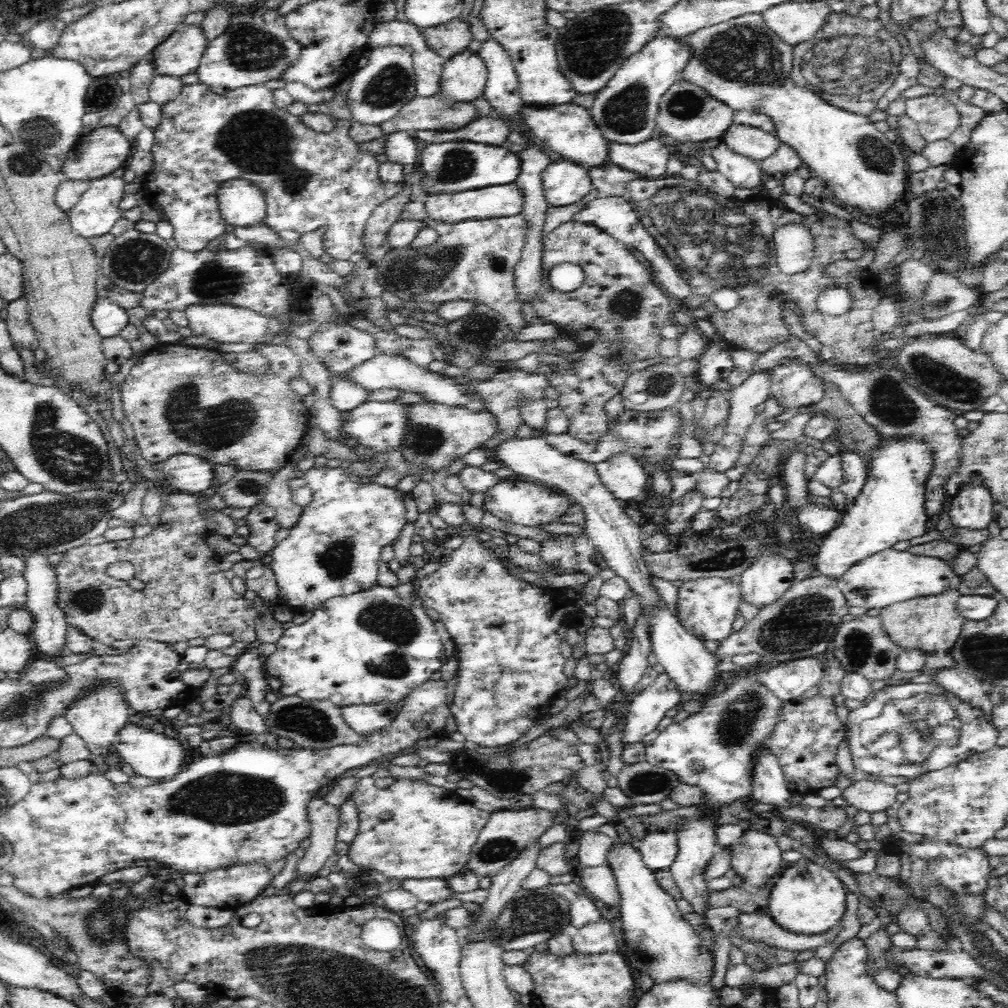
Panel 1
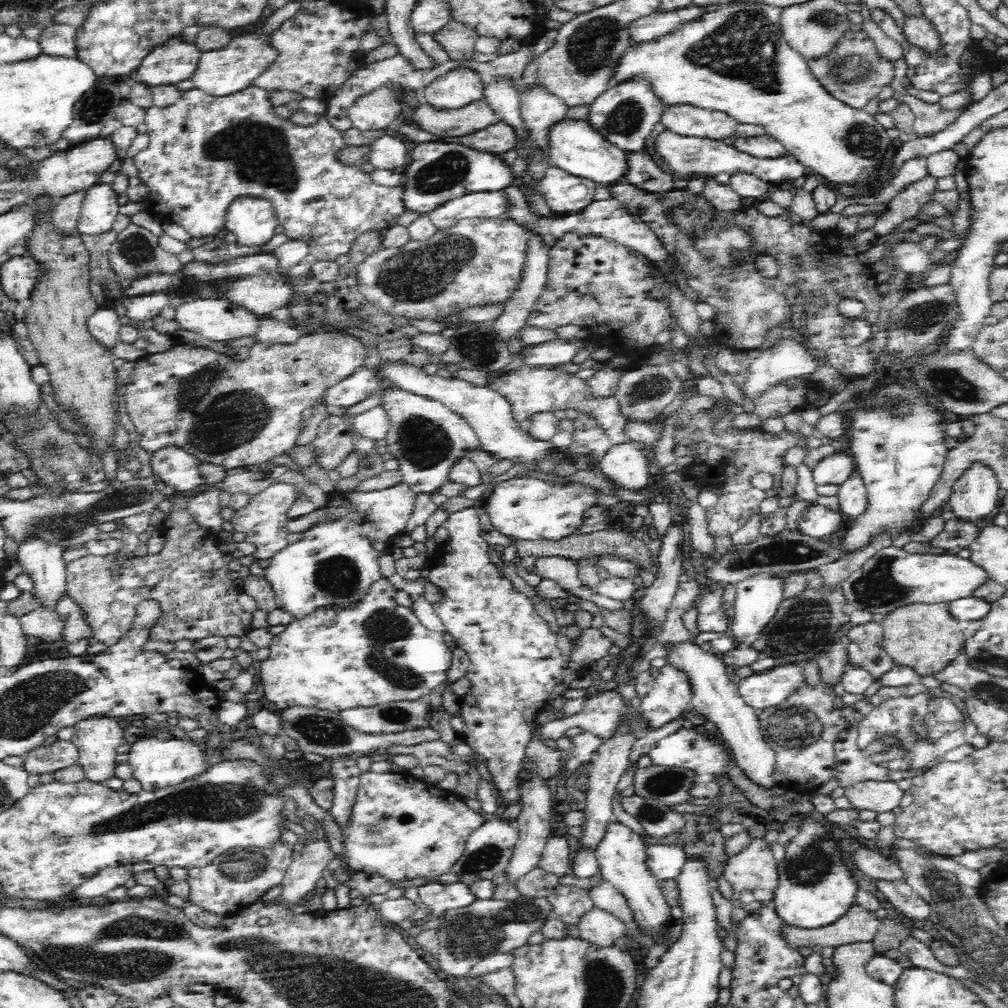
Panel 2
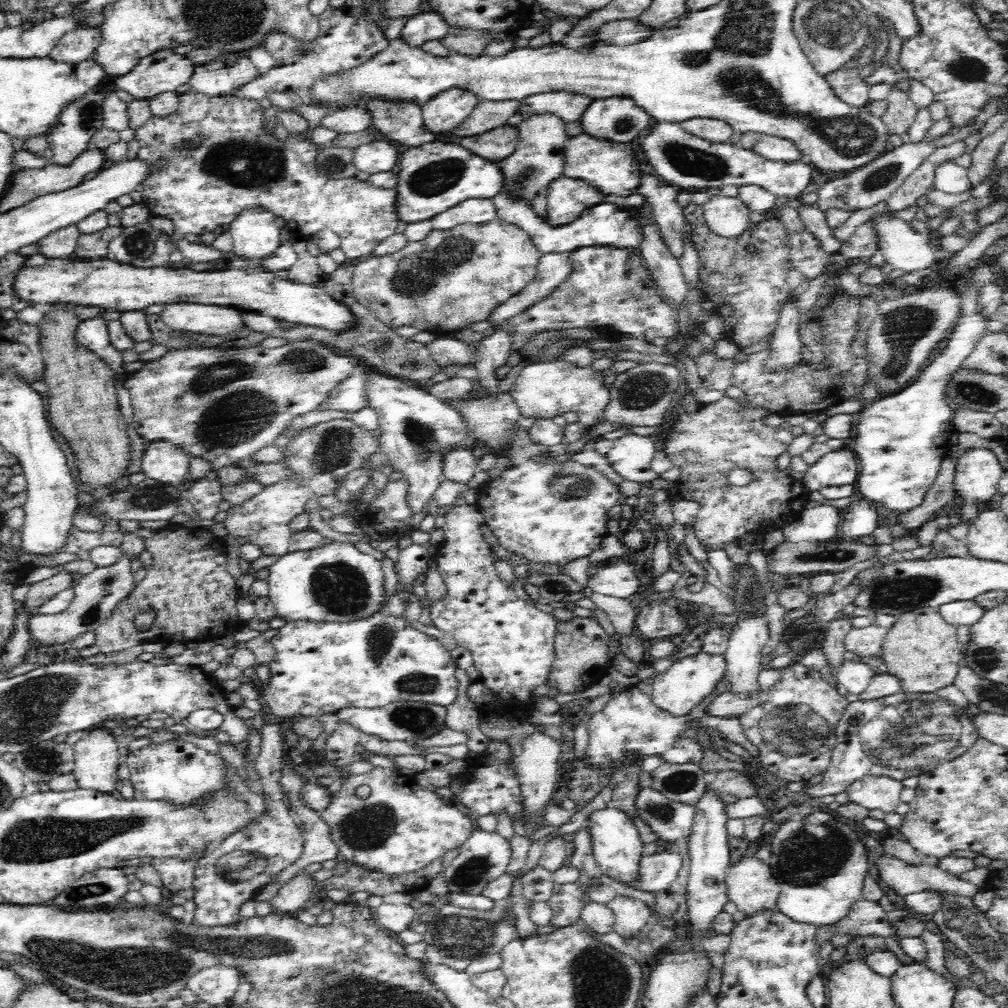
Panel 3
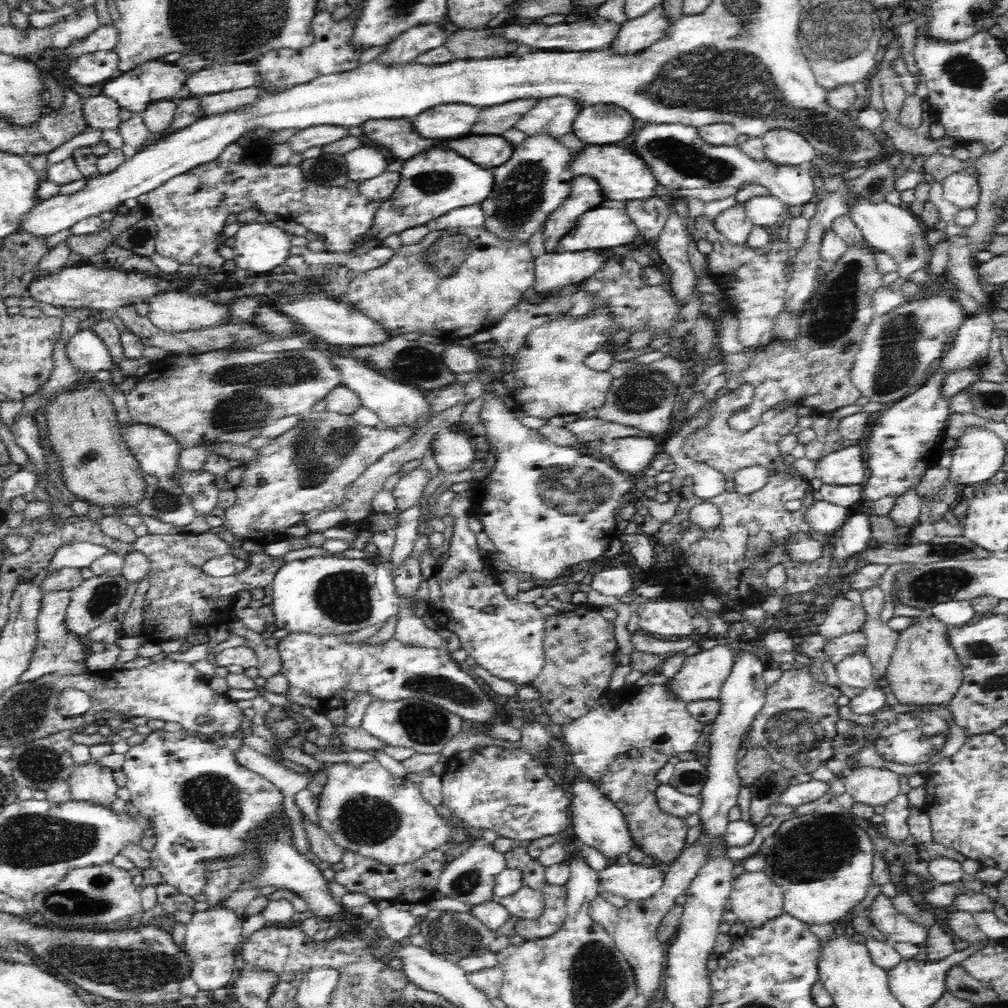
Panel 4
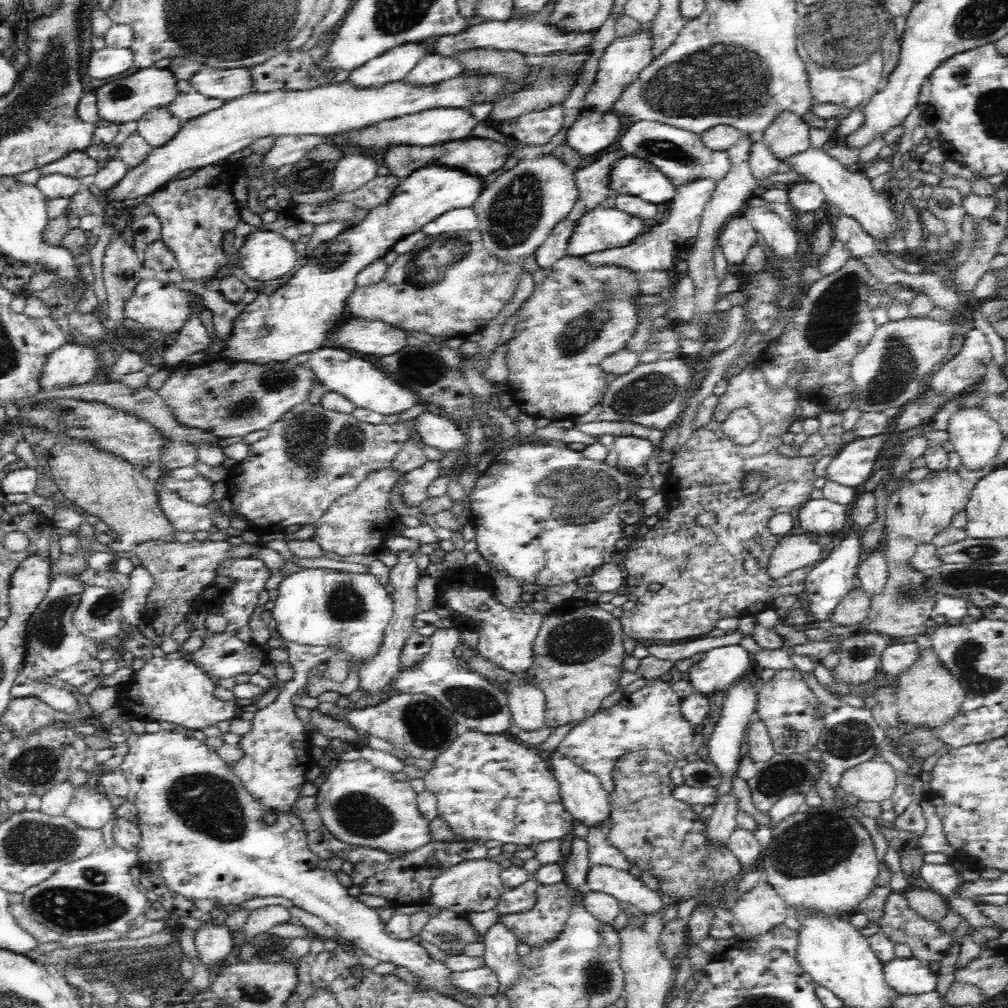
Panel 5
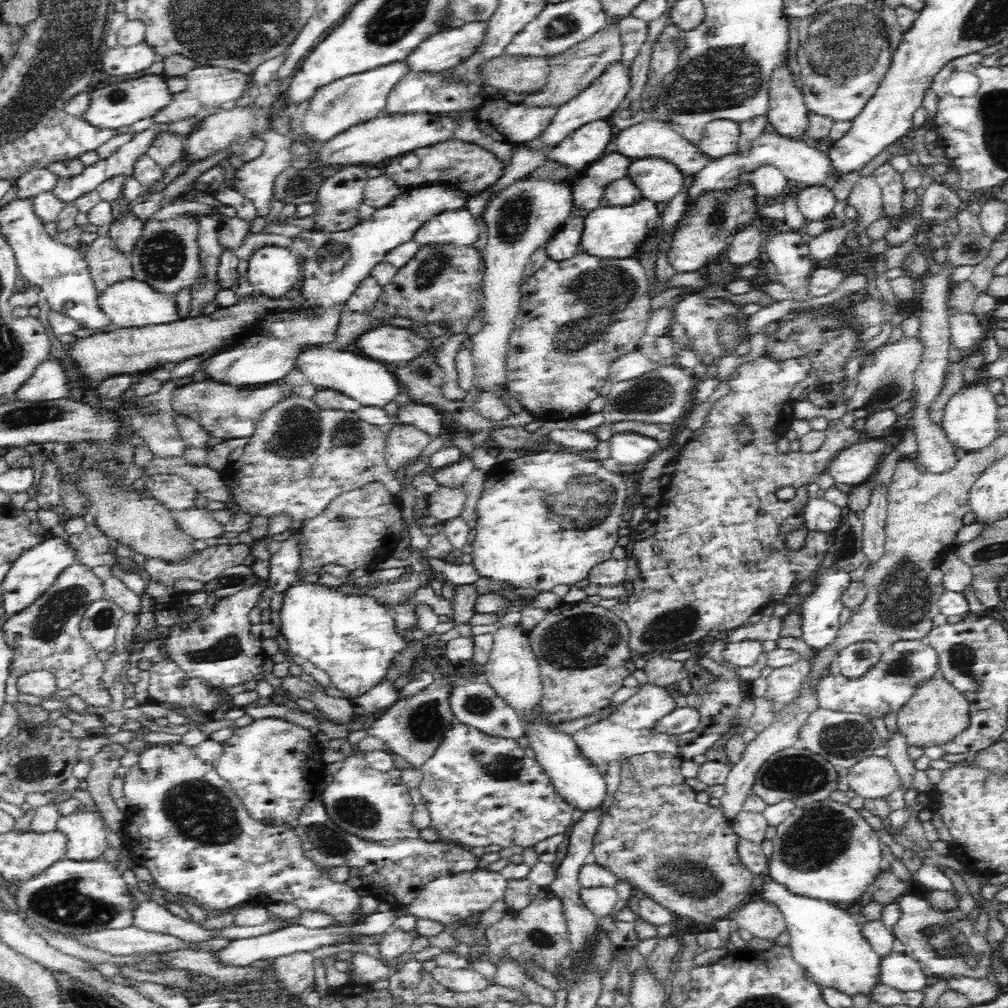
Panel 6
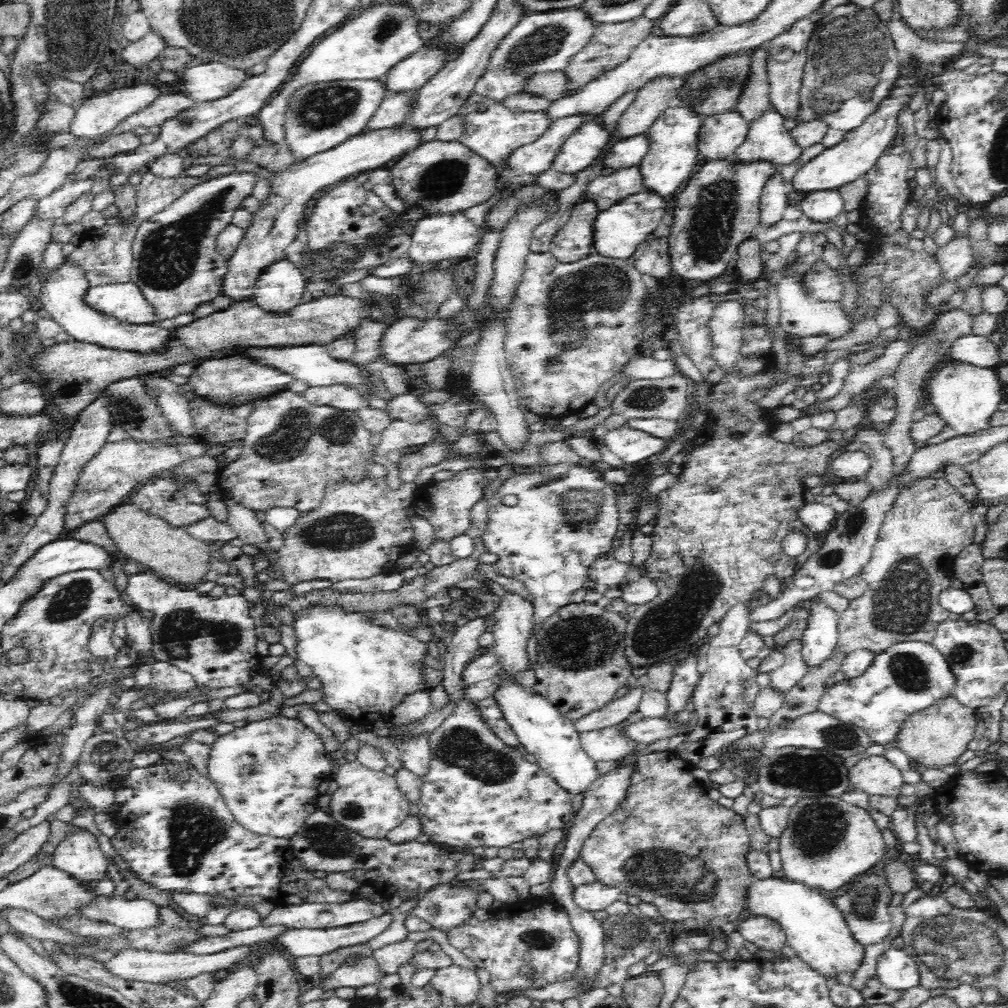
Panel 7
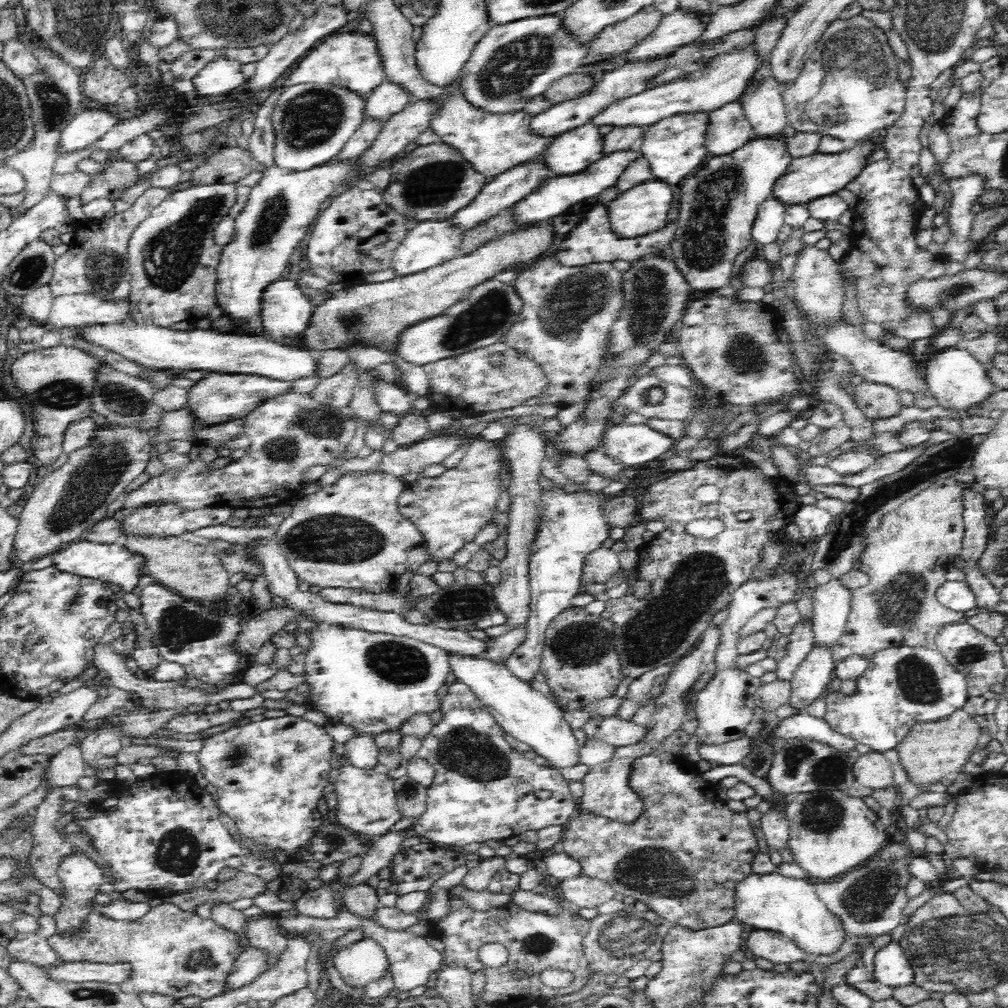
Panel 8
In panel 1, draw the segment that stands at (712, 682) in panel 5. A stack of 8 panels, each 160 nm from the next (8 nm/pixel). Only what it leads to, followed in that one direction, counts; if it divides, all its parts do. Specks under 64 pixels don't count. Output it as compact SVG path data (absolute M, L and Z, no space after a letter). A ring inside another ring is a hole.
M660 673L648 688L634 696L629 704L622 744L642 741L642 737L658 728L672 708L686 700L678 685L666 673Z

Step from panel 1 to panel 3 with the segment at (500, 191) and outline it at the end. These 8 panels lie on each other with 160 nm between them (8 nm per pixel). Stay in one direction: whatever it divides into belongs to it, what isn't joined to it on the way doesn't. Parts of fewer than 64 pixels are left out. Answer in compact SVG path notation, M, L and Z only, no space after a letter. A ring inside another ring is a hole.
M473 198L436 215L430 221L433 230L450 230L458 224L480 226L495 220L496 216L497 210L492 199Z

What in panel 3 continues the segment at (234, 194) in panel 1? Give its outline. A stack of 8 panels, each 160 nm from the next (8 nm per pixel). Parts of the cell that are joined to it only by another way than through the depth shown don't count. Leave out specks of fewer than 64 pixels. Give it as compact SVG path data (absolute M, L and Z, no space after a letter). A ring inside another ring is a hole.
M264 209L244 210L235 221L229 223L233 238L233 253L248 260L270 258L280 241L280 228L274 214Z

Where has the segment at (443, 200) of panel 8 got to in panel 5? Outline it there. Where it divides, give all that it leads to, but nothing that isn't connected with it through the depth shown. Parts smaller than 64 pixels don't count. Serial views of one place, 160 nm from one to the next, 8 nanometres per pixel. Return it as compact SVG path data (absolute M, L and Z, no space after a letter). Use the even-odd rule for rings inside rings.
M468 136L434 146L392 146L391 149L384 150L383 160L385 166L388 167L389 174L401 181L412 176L416 170L428 168L428 166L444 166L461 170L473 177L483 178L502 168L508 160L508 153L503 143L489 138Z

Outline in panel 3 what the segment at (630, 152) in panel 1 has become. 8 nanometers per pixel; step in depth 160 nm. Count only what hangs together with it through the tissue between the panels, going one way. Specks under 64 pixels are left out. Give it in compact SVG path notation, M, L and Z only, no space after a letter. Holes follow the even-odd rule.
M643 172L642 184L640 184L638 193L654 205L653 218L660 226L664 242L672 256L680 260L684 254L684 232L687 220L684 216L684 209L676 200L678 190L668 186L658 177Z

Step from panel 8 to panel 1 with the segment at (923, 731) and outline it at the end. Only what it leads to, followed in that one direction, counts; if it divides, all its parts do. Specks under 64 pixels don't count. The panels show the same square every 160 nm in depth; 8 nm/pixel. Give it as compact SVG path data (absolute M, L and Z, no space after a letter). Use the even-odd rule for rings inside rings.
M948 590L938 597L924 597L897 602L880 610L884 634L904 653L919 650L926 658L938 652L950 652L958 642L965 618L959 614L956 605L960 594L958 590Z

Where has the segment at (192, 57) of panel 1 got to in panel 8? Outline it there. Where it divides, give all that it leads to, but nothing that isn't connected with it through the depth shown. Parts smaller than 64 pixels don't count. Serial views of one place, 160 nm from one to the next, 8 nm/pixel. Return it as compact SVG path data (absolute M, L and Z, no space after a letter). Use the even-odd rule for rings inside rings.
M107 109L80 110L62 130L58 139L59 154L76 154L98 142L118 122L115 111Z

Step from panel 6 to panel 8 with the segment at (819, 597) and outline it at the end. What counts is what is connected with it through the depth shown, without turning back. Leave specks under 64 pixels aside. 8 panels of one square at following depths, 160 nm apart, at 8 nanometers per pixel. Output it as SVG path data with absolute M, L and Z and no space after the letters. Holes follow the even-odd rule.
M814 646L794 673L788 699L794 714L808 713L810 706L829 692L830 676L836 665L831 650Z

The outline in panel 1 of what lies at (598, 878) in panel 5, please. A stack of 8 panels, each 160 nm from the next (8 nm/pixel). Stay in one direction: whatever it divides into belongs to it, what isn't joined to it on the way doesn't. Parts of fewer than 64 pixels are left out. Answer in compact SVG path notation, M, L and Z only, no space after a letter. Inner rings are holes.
M653 833L641 841L638 850L652 871L669 869L678 856L679 836L674 833Z

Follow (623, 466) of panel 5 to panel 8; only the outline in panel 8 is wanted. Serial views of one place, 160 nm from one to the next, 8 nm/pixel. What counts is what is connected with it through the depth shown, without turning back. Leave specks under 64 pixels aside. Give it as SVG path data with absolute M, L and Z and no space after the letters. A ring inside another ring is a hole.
M618 420L604 434L604 454L624 466L640 466L658 460L672 449L676 440L648 424L622 424Z

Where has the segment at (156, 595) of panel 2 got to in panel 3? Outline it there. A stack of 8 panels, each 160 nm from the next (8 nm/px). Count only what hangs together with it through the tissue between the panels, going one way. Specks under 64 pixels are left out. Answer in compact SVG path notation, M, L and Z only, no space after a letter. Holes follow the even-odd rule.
M180 525L158 530L152 540L145 540L145 548L152 554L152 564L134 590L112 610L110 620L94 630L95 645L99 648L100 654L114 654L145 642L165 643L179 640L186 644L194 640L213 640L246 626L235 609L240 597L240 591L236 586L238 580L228 571L226 556L218 556L225 554L227 547L228 545L213 536L208 528L189 529ZM144 612L153 615L152 624L147 629L138 627L135 623L136 616Z

